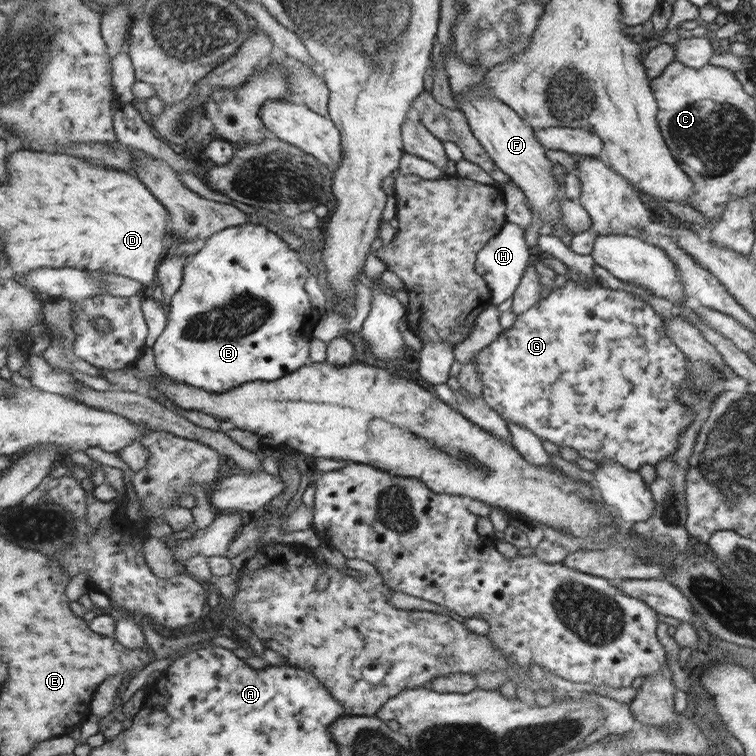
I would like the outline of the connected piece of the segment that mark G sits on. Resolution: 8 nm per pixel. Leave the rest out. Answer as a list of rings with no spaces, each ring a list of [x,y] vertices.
[[[570,279],[563,286],[554,287],[549,296],[535,302],[526,312],[517,314],[512,327],[502,329],[496,341],[477,352],[477,377],[481,380],[483,386],[481,397],[505,421],[511,420],[531,430],[542,441],[548,440],[548,442],[552,442],[558,447],[570,446],[582,458],[588,458],[588,460],[596,462],[608,458],[632,471],[638,471],[639,468],[643,467],[643,464],[656,465],[678,448],[680,435],[690,426],[695,413],[678,396],[681,388],[688,382],[688,376],[691,375],[687,367],[689,359],[677,347],[677,343],[668,336],[666,331],[667,324],[662,316],[653,311],[652,305],[641,300],[640,297],[623,289],[615,290],[601,285],[587,287],[574,279]]]

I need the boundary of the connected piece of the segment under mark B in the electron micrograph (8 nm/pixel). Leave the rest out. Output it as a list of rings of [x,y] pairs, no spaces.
[[[258,222],[232,226],[206,239],[201,247],[201,251],[186,265],[183,285],[175,294],[171,304],[169,325],[156,346],[154,346],[157,365],[160,367],[161,372],[178,382],[185,382],[190,386],[203,388],[208,392],[222,393],[232,391],[234,388],[241,387],[246,383],[253,383],[254,381],[280,380],[310,364],[310,340],[312,340],[312,334],[310,332],[300,332],[300,334],[296,332],[296,330],[304,330],[312,322],[312,318],[316,316],[316,308],[314,308],[312,298],[310,298],[310,294],[306,290],[308,278],[312,274],[310,269],[302,260],[301,254],[296,250],[292,250],[292,246],[284,238],[281,238],[276,232],[272,232],[266,226],[259,225]]]

